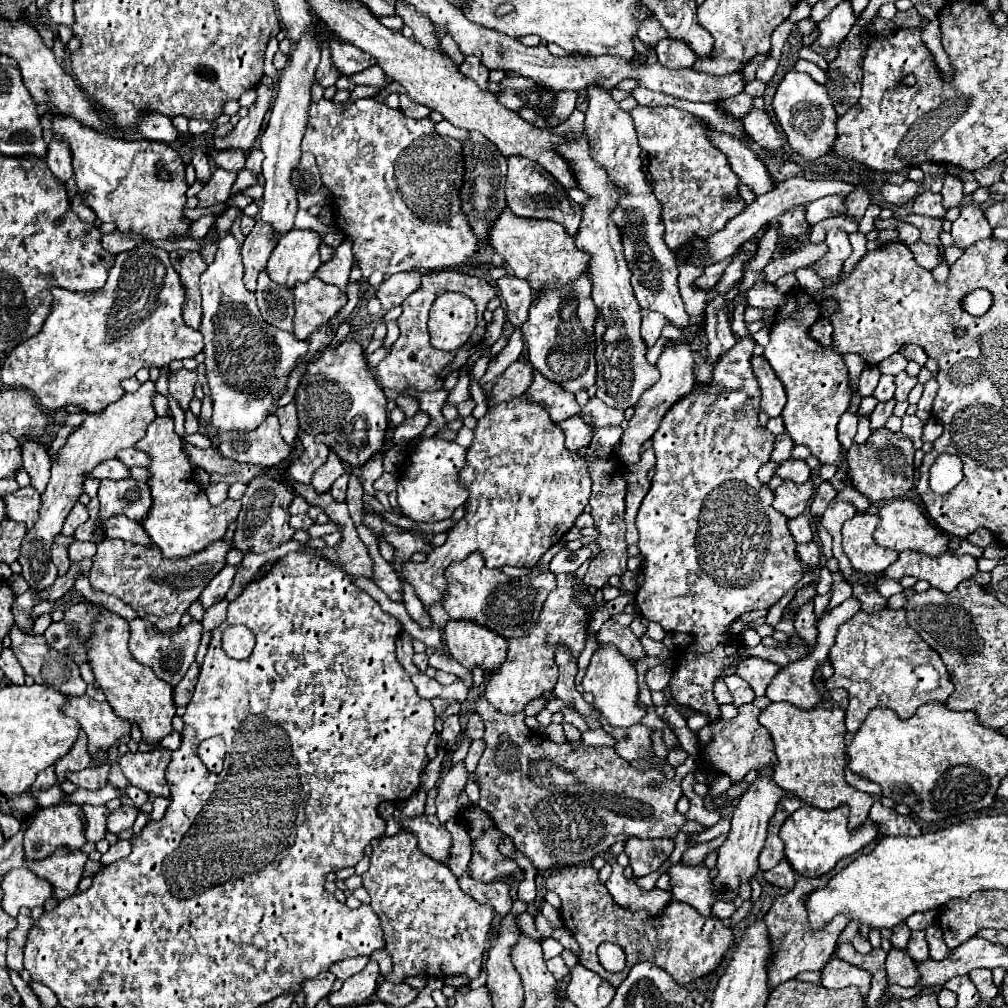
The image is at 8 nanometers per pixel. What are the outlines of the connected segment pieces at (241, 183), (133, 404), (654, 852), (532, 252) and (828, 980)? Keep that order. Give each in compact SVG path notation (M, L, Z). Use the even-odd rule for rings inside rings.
M246 168L240 172L240 176L238 176L238 180L234 182L234 188L232 188L232 194L238 194L242 188L246 188L246 186L252 186L252 184L256 184L256 178L254 178L254 174L252 172L248 172Z
M146 380L140 384L140 388L136 392L126 392L120 400L108 404L108 408L104 408L96 414L84 412L86 414L84 422L68 436L66 444L54 456L52 476L42 494L40 520L24 536L20 558L18 558L18 562L22 564L22 576L26 578L26 582L30 584L32 590L44 590L44 588L52 586L52 582L58 578L56 566L50 560L52 538L62 530L66 516L78 502L80 494L84 492L82 484L88 478L88 472L92 472L92 468L96 468L96 464L116 458L116 452L120 452L124 448L134 448L136 442L144 436L148 424L156 418L156 410L152 406L154 396L156 396L156 382Z
M632 836L624 844L624 852L630 858L634 876L646 876L658 870L670 858L672 850L674 850L674 840L668 840L668 838L636 840Z
M508 208L496 220L490 232L490 246L506 260L518 278L530 282L532 294L540 296L544 288L562 288L574 284L582 274L588 274L588 252L580 252L574 244L576 236L568 236L564 226L552 220L534 220L514 216Z
M832 958L822 970L822 986L826 986L826 988L856 986L864 999L868 996L870 980L872 980L872 976L868 970L852 966L840 958Z

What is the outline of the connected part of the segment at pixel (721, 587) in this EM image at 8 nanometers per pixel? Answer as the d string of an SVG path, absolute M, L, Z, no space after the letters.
M742 336L736 340L738 344L734 344L728 352L724 352L724 356L720 356L720 360L716 360L712 366L712 380L708 384L698 384L694 386L692 392L688 392L688 396L682 396L680 402L672 404L672 408L664 414L664 420L660 422L660 428L656 430L656 434L652 436L652 446L654 446L654 452L656 452L656 468L654 468L654 478L652 478L652 486L648 490L648 494L644 496L642 500L642 506L638 510L638 516L636 516L636 526L638 526L638 532L640 532L640 542L638 542L638 548L640 548L640 554L644 556L644 566L642 566L642 572L646 576L644 584L640 586L638 594L636 594L636 604L638 604L638 610L640 614L646 618L646 620L654 620L658 622L666 632L686 632L686 634L694 634L696 636L696 642L689 646L687 649L679 652L676 670L674 670L674 676L670 678L670 690L672 690L672 696L676 698L678 704L684 704L684 706L690 706L692 710L698 710L698 712L704 712L710 716L710 722L716 720L720 716L718 712L718 702L712 694L712 688L714 688L714 680L722 674L724 666L732 664L734 662L734 652L730 646L728 646L728 638L724 638L726 634L726 626L730 622L734 622L740 614L744 612L750 612L750 610L760 610L760 608L770 608L774 606L776 602L780 602L780 598L792 590L804 576L804 570L802 570L802 564L796 556L796 542L792 540L792 534L788 532L788 518L784 518L780 512L776 512L772 508L772 500L774 500L774 494L768 486L760 484L758 482L758 468L762 464L766 464L770 460L770 452L772 452L772 446L774 446L774 436L770 432L766 432L764 428L758 426L758 412L760 412L760 388L758 388L758 380L752 372L752 366L750 366L750 358L752 358L752 350L756 346L756 340L750 338L750 336Z

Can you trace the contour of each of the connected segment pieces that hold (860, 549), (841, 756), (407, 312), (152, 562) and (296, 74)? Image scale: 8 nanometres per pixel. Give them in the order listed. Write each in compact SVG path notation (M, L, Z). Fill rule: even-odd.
M856 514L842 526L842 548L856 572L880 574L898 558L898 552L880 548L874 542L872 534L876 530L876 524L878 516Z
M822 700L820 704L816 704L816 708L810 710L802 710L786 702L772 702L768 708L762 710L758 720L770 732L772 742L776 746L778 764L774 766L772 778L780 788L792 790L806 804L816 806L820 810L832 810L840 804L848 804L852 828L858 828L868 820L870 806L874 804L872 796L852 788L844 780L846 726L842 708L838 708L838 714L834 714L834 704L826 700Z
M440 270L440 272L428 272L422 276L422 286L412 292L404 304L402 304L402 314L396 320L398 328L400 328L400 338L394 342L390 354L376 366L376 378L378 382L388 388L394 390L396 394L406 394L406 392L432 392L432 390L440 390L444 386L444 378L440 378L440 372L454 360L456 352L440 352L430 344L428 338L428 312L432 302L436 300L436 296L440 296L442 292L448 290L458 290L458 292L466 292L474 302L476 302L476 310L478 310L478 326L474 328L472 336L468 342L472 344L480 344L484 334L486 334L486 322L482 318L488 300L496 298L496 286L490 284L488 280L482 280L478 276L472 274L464 274L458 270Z
M106 538L104 542L98 544L98 552L88 578L94 590L102 590L106 594L120 598L122 602L130 604L140 618L148 620L150 624L158 626L158 630L164 632L178 628L182 614L194 600L200 598L202 588L206 588L206 584L226 564L226 552L228 544L224 540L218 540L204 552L198 552L196 556L168 560L162 558L158 546L144 548L124 540Z
M304 34L302 40L296 44L288 66L280 72L280 84L278 84L274 106L270 112L270 120L260 138L260 150L266 154L264 164L262 164L266 184L264 184L264 204L260 208L260 218L272 224L276 234L280 236L294 226L294 216L298 210L296 190L290 182L290 176L292 176L292 168L298 164L300 154L302 154L300 142L302 142L304 128L308 122L310 86L312 86L318 62L320 62L320 44L312 36Z

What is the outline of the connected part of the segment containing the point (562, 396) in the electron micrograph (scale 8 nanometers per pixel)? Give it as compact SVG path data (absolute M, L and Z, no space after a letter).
M534 372L534 380L528 386L524 396L532 402L542 404L554 422L566 420L580 412L580 406L578 406L574 394L562 390L558 384L548 382L548 378L540 376L540 372Z

